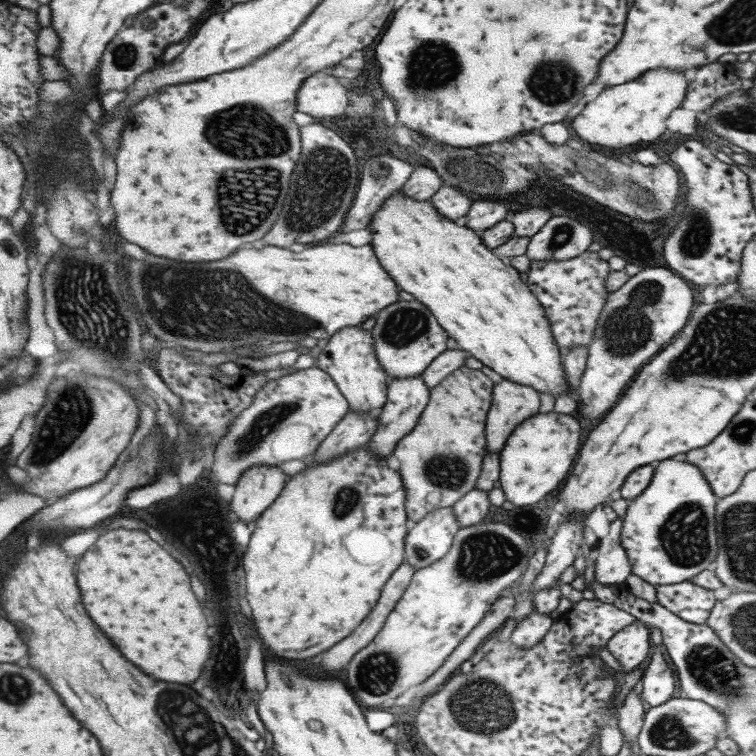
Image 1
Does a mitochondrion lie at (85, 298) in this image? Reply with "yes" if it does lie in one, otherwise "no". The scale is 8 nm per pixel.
yes

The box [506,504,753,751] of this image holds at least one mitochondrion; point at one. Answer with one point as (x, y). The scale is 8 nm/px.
(709, 668)

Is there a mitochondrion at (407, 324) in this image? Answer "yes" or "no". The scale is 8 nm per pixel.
yes

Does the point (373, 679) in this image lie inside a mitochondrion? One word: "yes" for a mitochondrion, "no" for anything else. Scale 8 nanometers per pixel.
yes

